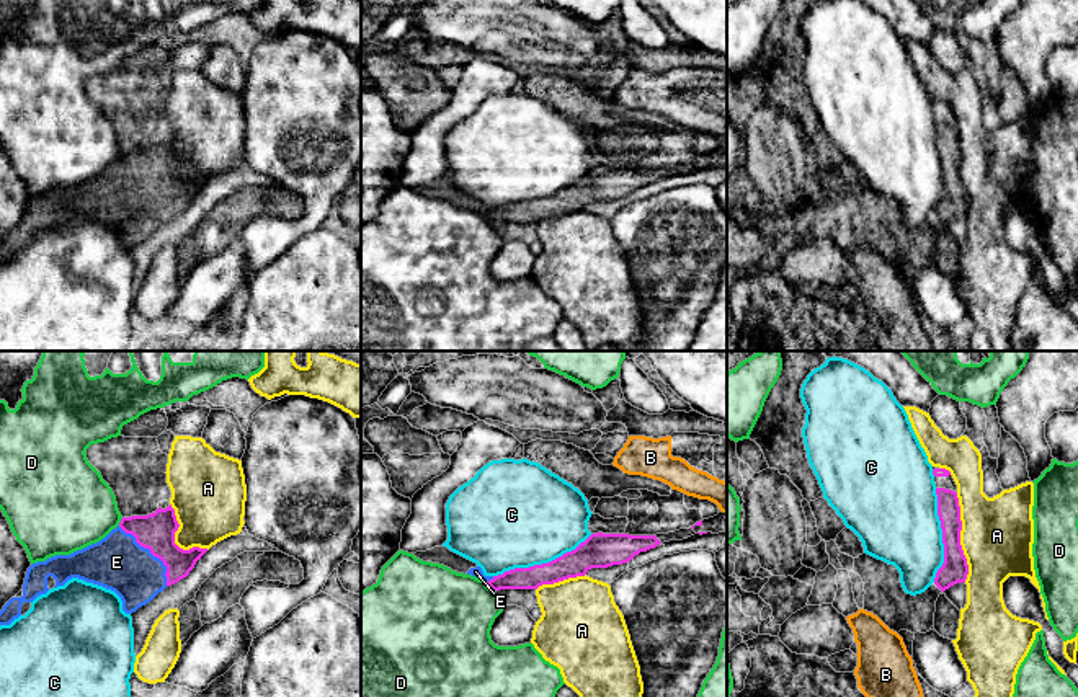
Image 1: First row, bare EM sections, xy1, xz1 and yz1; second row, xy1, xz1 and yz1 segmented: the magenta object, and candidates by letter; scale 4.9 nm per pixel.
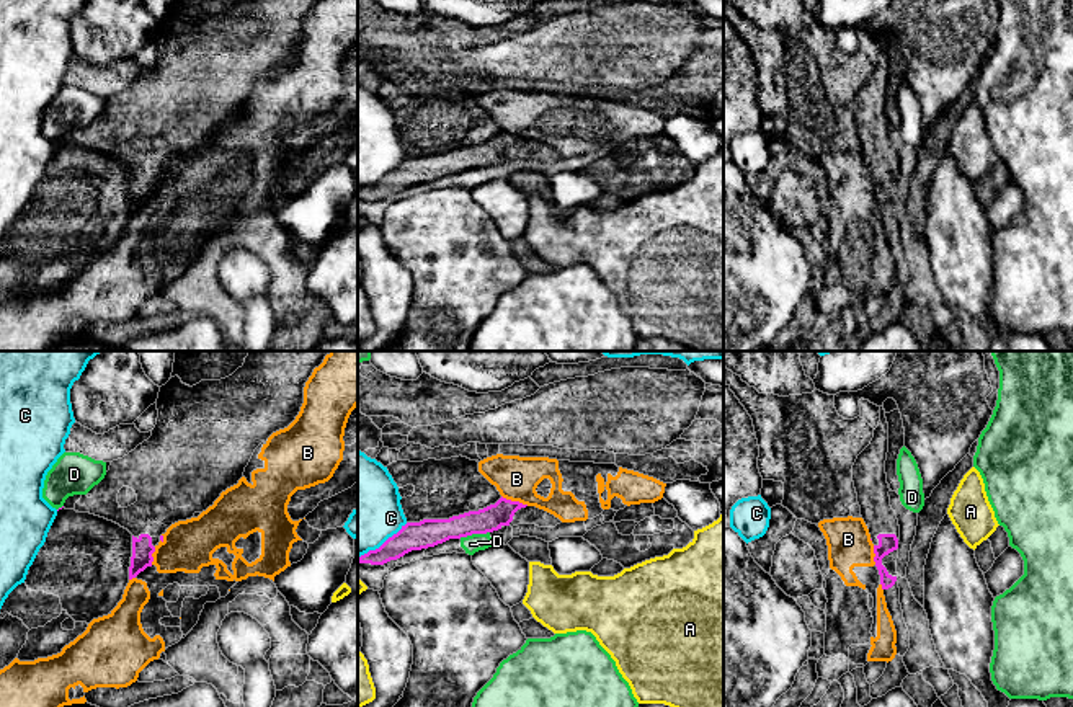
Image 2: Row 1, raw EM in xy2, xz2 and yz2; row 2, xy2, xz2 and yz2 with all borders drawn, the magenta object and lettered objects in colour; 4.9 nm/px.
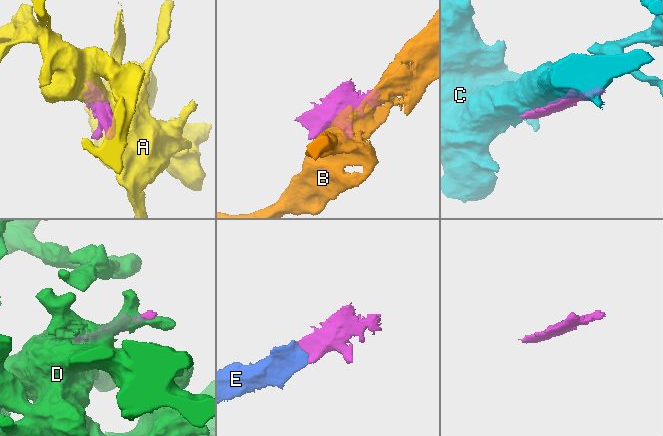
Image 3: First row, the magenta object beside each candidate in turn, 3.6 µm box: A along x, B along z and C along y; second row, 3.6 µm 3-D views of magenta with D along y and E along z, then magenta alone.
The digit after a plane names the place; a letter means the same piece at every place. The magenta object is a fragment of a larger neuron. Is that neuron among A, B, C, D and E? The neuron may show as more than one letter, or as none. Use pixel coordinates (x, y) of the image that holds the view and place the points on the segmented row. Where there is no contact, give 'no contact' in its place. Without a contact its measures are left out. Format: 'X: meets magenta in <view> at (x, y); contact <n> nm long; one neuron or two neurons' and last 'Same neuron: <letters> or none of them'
A: meets magenta in yz1 at (959, 537); contact 440 nm long; two neurons
B: meets magenta in xz2 at (515, 502); contact 140 nm long; two neurons
C: meets magenta in xz1 at (543, 563); contact 550 nm long; two neurons
D: meets magenta in xz2 at (474, 533); contact 160 nm long; two neurons
E: meets magenta in xy1 at (151, 552); contact 380 nm long; one neuron
Same neuron: E

